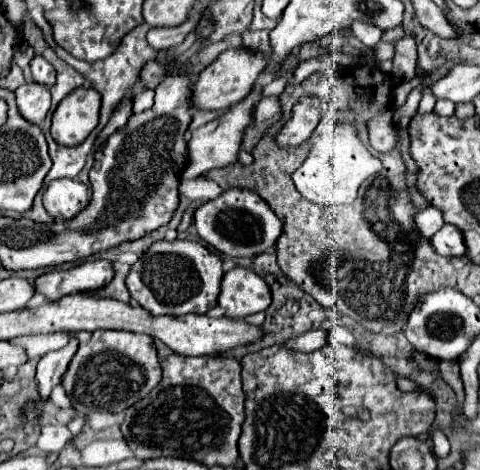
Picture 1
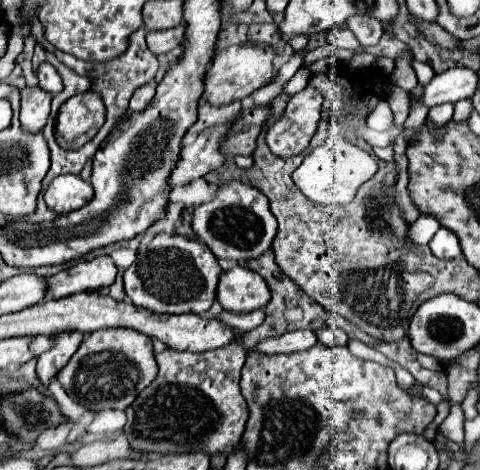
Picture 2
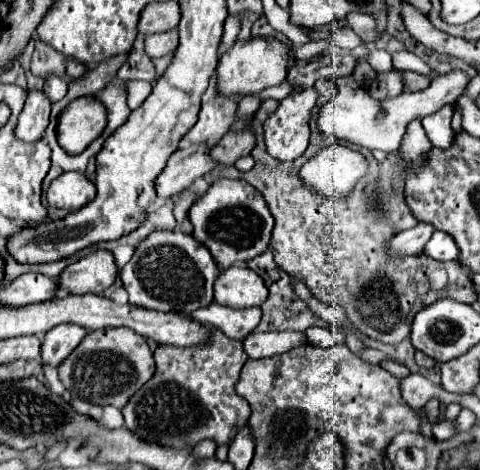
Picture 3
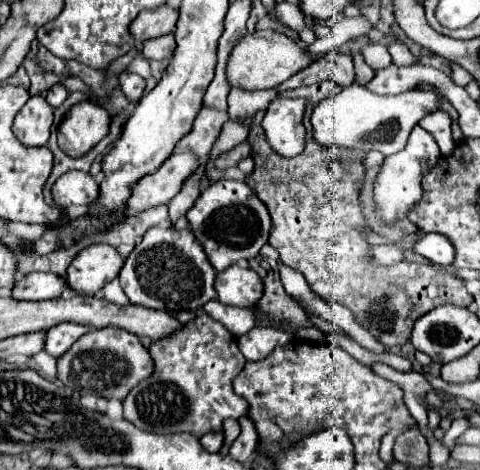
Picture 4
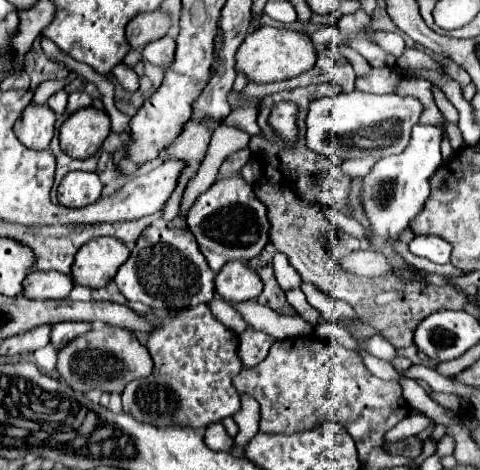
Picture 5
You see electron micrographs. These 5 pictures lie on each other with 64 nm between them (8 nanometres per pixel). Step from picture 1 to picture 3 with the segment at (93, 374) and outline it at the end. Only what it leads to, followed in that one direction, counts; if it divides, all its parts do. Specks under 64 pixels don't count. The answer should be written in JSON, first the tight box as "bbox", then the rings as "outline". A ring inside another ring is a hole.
{"bbox":[58,328,154,408],"outline":[[[104,328],[88,332],[80,346],[58,368],[58,374],[62,374],[62,384],[72,398],[78,396],[80,400],[88,400],[92,404],[116,408],[124,408],[130,396],[140,390],[154,372],[154,356],[146,338],[132,332],[130,328]]]}

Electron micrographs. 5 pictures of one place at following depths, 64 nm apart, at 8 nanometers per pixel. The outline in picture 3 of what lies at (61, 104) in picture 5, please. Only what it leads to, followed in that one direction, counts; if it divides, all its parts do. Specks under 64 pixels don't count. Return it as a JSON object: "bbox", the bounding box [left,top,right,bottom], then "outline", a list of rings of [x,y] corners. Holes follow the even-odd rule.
{"bbox":[44,74,68,102],"outline":[[[48,74],[46,82],[44,82],[44,94],[50,98],[50,102],[58,102],[68,90],[66,80],[62,80],[62,76],[58,74]]]}

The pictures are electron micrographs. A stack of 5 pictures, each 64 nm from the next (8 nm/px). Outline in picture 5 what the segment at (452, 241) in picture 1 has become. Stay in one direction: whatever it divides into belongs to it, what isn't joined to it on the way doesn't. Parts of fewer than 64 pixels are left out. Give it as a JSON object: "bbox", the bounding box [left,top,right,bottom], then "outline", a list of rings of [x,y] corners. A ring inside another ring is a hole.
{"bbox":[410,234,452,264],"outline":[[[428,234],[428,236],[416,236],[410,242],[410,252],[416,256],[422,256],[422,258],[428,258],[436,264],[448,264],[452,246],[444,238]]]}

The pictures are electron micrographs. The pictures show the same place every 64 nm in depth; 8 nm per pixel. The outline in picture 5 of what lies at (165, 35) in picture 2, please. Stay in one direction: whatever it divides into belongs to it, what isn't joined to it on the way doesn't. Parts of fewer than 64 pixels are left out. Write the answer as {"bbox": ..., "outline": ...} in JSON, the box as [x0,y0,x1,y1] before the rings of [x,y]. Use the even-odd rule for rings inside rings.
{"bbox":[142,36,176,66],"outline":[[[164,36],[164,38],[158,38],[154,42],[150,42],[144,50],[142,50],[142,56],[144,60],[156,64],[156,66],[170,66],[172,60],[174,60],[174,50],[176,50],[176,42],[172,36]]]}

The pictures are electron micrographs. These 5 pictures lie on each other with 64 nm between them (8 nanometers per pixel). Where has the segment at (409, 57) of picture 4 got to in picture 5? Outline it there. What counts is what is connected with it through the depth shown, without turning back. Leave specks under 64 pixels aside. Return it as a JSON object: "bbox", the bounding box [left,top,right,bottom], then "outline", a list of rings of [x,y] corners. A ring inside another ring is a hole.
{"bbox":[374,32,406,56],"outline":[[[374,32],[374,42],[378,46],[382,46],[392,56],[402,56],[404,48],[406,48],[402,36],[400,34],[392,34],[392,32]]]}

